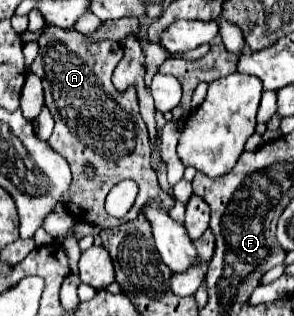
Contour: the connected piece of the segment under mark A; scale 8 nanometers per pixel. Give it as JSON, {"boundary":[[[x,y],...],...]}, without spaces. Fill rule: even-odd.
{"boundary":[[[47,26],[39,38],[39,54],[31,64],[31,72],[35,70],[43,82],[45,106],[55,120],[55,130],[47,144],[69,162],[73,174],[71,186],[63,194],[61,202],[77,222],[99,224],[101,228],[121,226],[127,220],[133,220],[131,216],[137,216],[149,200],[169,198],[157,184],[157,176],[151,166],[151,144],[135,142],[137,138],[149,140],[145,122],[139,116],[137,92],[133,86],[127,86],[125,92],[117,92],[111,82],[113,70],[121,58],[123,48],[119,42],[105,40],[99,44],[89,44],[87,38],[75,30]],[[87,164],[95,170],[93,178],[85,176]],[[125,178],[139,184],[139,196],[129,214],[123,218],[113,218],[105,212],[105,196]]]}

